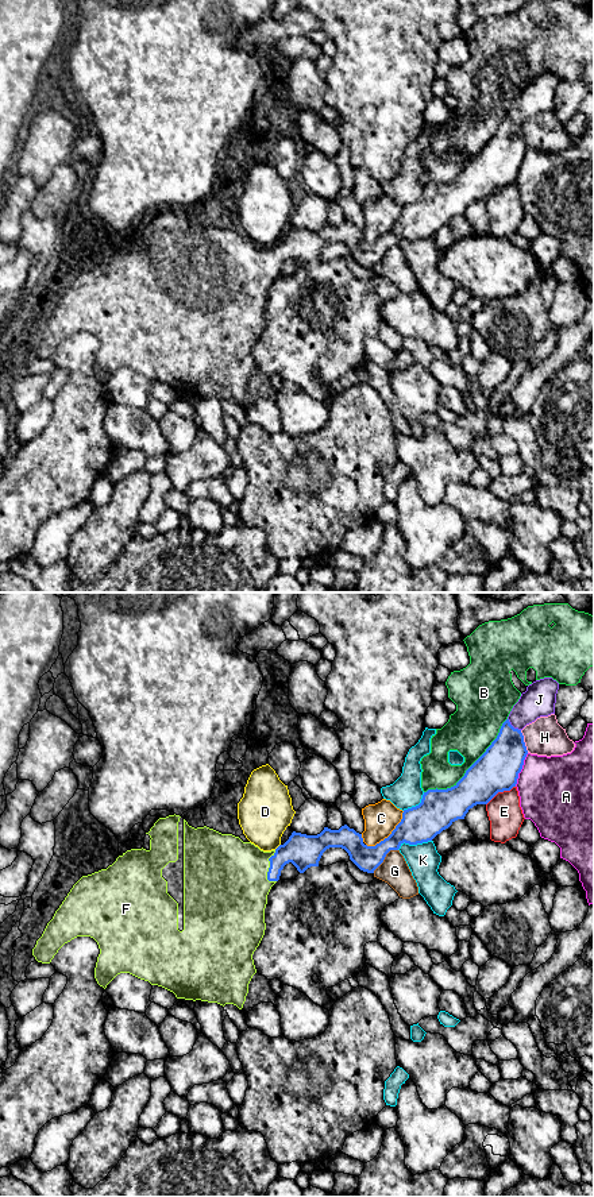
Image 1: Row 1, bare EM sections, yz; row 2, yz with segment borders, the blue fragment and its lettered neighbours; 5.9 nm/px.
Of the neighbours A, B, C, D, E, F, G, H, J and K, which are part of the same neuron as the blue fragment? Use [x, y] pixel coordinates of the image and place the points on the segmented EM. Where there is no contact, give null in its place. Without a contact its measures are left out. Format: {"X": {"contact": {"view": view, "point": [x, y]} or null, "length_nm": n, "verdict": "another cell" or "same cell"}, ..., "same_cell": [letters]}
{"A": {"contact": {"view": "yz", "point": [521, 768]}, "length_nm": 220, "verdict": "another cell"}, "B": {"contact": {"view": "yz", "point": [470, 767]}, "length_nm": 650, "verdict": "another cell"}, "C": {"contact": {"view": "yz", "point": [390, 834]}, "length_nm": 300, "verdict": "another cell"}, "D": {"contact": {"view": "yz", "point": [278, 846]}, "length_nm": 50, "verdict": "another cell"}, "E": {"contact": {"view": "yz", "point": [500, 791]}, "length_nm": 200, "verdict": "another cell"}, "F": {"contact": {"view": "yz", "point": [270, 867]}, "length_nm": 200, "verdict": "same cell"}, "G": {"contact": {"view": "yz", "point": [384, 858]}, "length_nm": 200, "verdict": "another cell"}, "H": {"contact": {"view": "yz", "point": [523, 741]}, "length_nm": 140, "verdict": "another cell"}, "J": {"contact": {"view": "yz", "point": [512, 726]}, "length_nm": 110, "verdict": "another cell"}, "K": {"contact": {"view": "yz", "point": [413, 844]}, "length_nm": 220, "verdict": "another cell"}, "same_cell": ["F"]}

